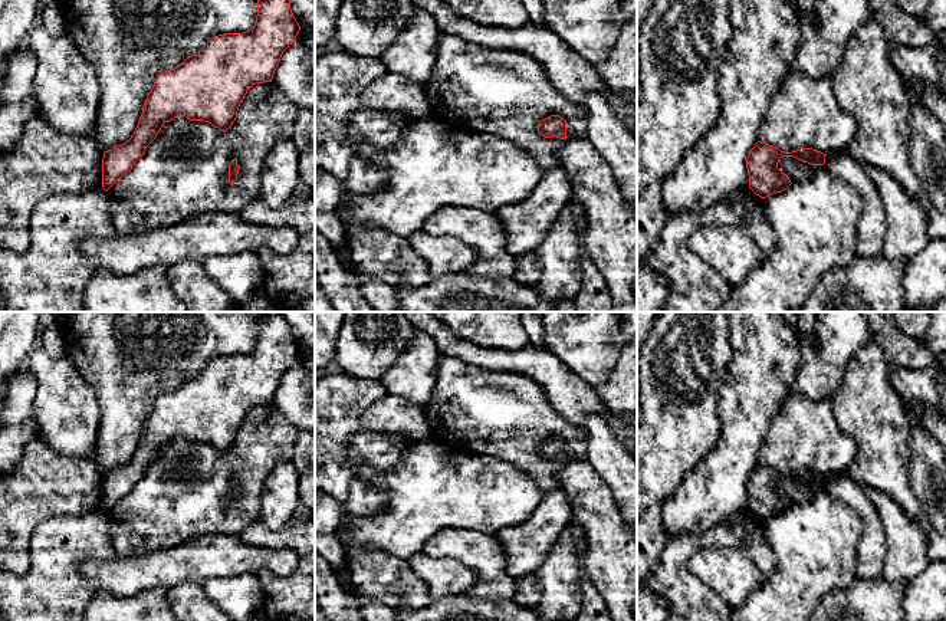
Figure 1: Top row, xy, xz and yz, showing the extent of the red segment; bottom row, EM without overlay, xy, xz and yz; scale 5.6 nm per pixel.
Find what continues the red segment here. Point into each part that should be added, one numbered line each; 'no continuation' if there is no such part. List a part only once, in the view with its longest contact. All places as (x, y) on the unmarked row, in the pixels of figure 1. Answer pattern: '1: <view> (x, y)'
no continuation

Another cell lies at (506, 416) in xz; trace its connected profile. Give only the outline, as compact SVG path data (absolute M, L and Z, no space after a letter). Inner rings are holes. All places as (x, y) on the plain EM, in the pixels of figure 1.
M440 354L437 381L424 413L431 427L430 438L454 450L470 450L508 461L522 469L543 494L564 489L558 476L562 461L539 457L542 441L559 437L566 443L568 460L587 459L585 430L562 418L543 390L518 372L487 371Z

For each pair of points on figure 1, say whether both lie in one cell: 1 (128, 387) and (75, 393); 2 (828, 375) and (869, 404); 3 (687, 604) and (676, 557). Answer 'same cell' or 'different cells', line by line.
1: different cells
2: different cells
3: same cell

